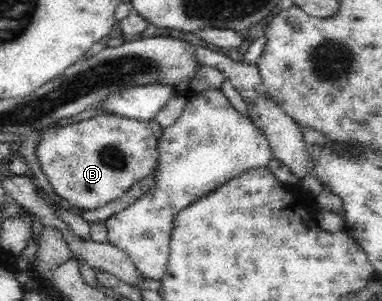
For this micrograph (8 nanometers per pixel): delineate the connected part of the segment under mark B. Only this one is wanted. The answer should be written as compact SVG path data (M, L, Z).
M101 113L69 126L56 126L43 130L36 145L35 155L54 195L62 199L62 205L74 209L74 212L80 216L117 201L138 181L142 181L155 170L158 159L157 141L149 124L114 113Z

